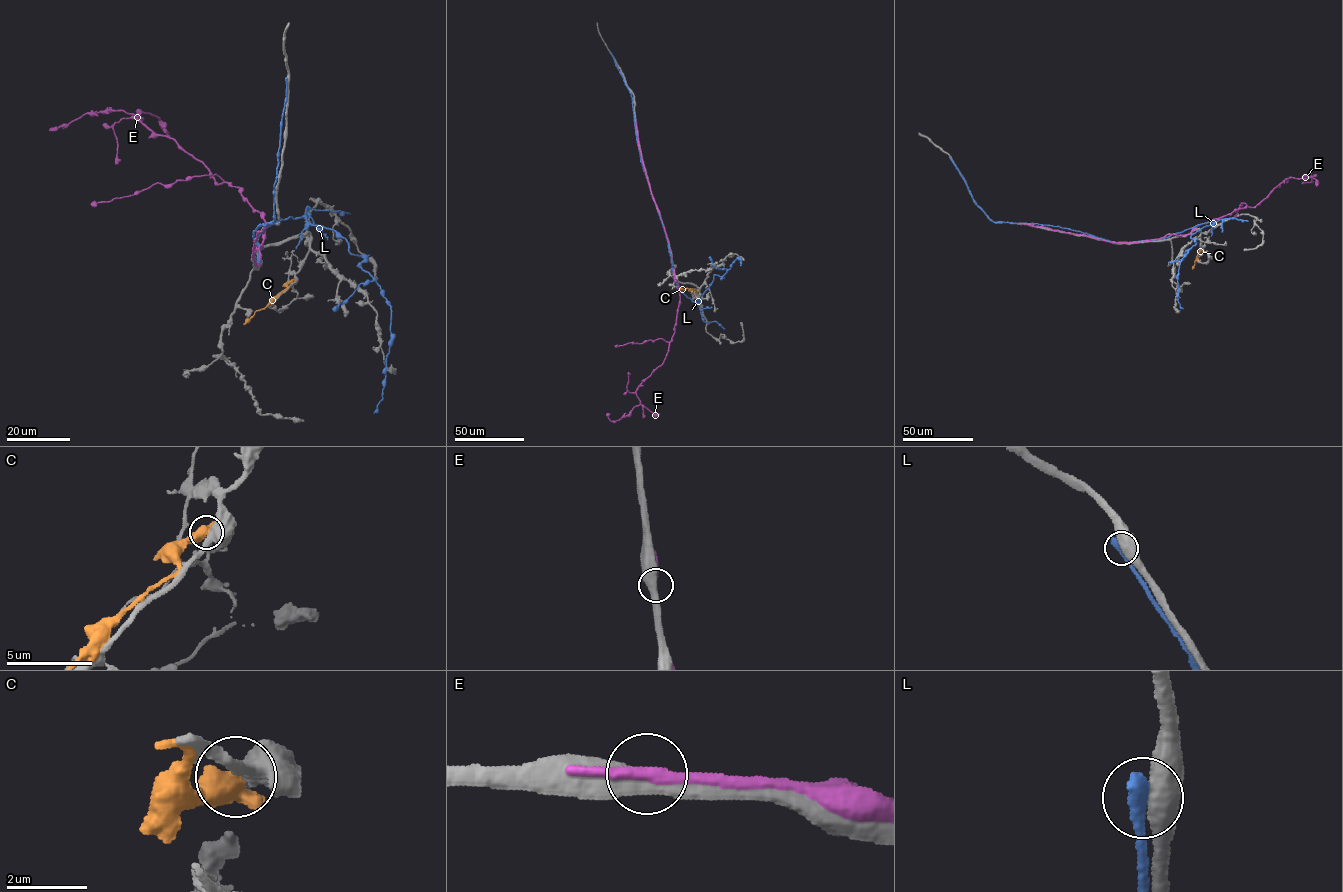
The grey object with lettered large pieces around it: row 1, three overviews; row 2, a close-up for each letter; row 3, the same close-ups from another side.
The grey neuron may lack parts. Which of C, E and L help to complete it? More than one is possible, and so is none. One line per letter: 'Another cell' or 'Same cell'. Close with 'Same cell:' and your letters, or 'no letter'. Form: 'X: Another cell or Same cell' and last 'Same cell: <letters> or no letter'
C: Another cell
E: Another cell
L: Another cell
Same cell: no letter

